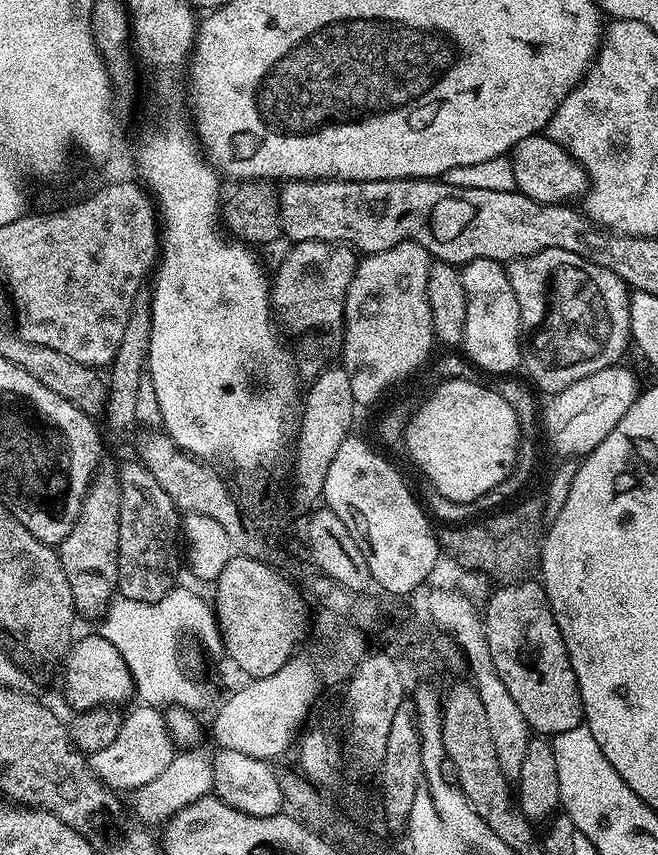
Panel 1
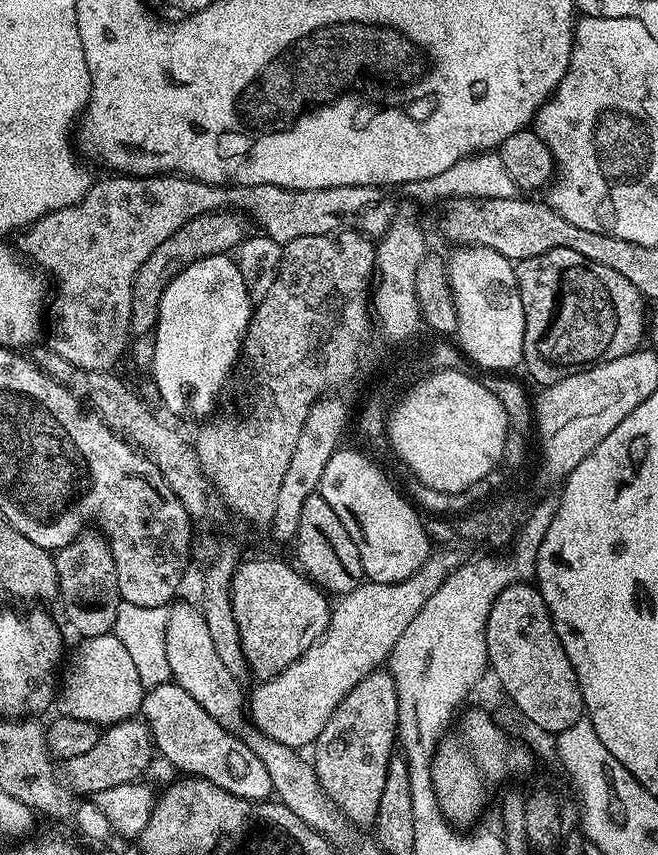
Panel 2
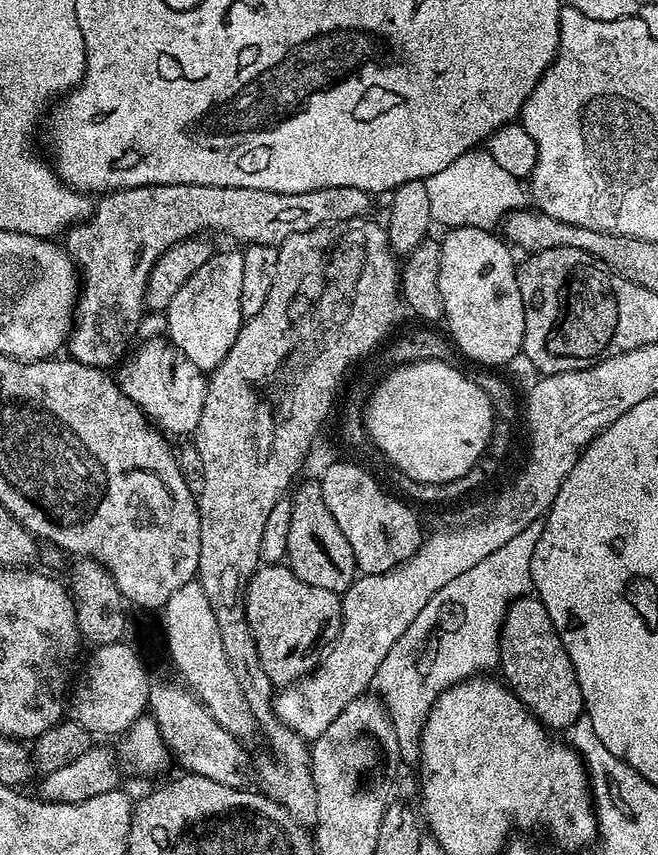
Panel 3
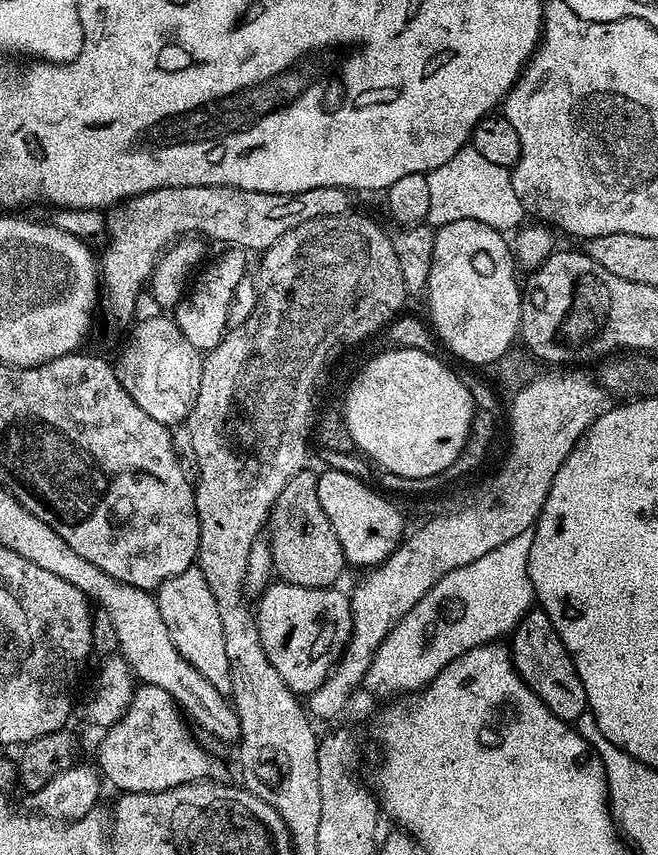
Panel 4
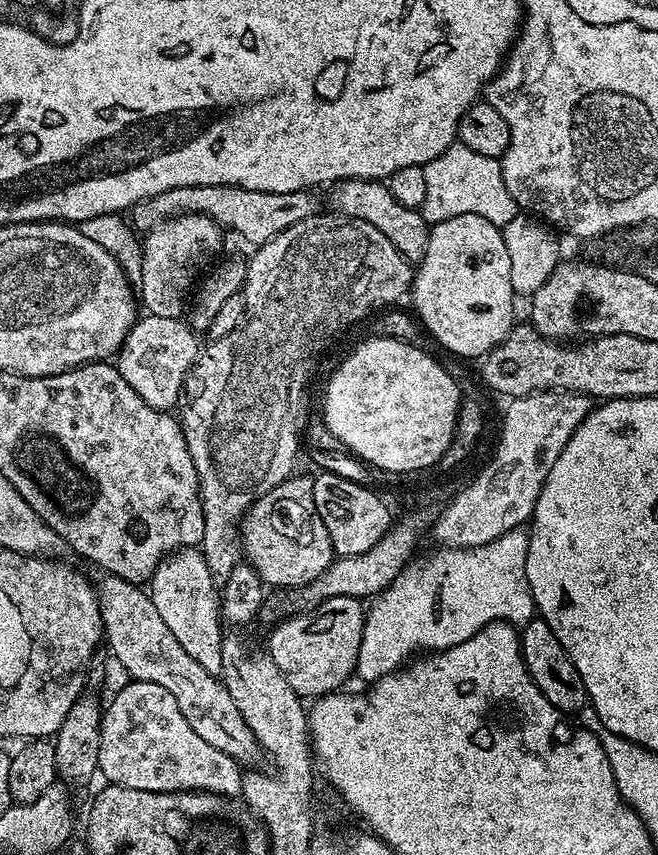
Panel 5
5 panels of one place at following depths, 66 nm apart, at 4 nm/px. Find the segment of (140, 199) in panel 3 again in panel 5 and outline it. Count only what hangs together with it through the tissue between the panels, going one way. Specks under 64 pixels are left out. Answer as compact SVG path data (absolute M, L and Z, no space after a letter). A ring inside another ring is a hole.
M190 186L178 190L166 190L166 194L158 194L149 200L143 200L130 210L130 223L137 233L146 234L154 226L172 216L183 216L186 212L197 212L209 218L229 233L237 232L244 240L249 240L252 246L259 246L268 240L273 240L282 230L294 226L294 222L302 222L306 218L317 215L321 211L316 201L317 193L312 190L303 192L259 192L234 186Z

